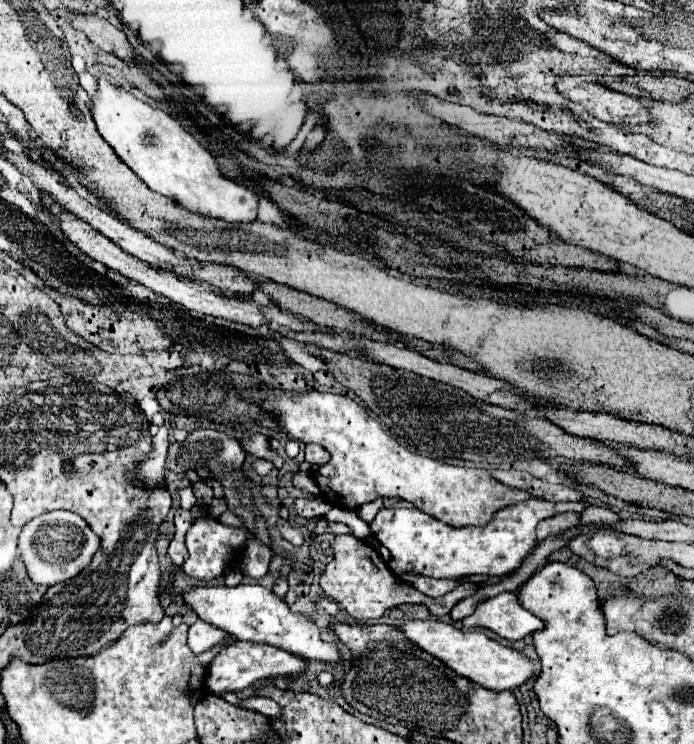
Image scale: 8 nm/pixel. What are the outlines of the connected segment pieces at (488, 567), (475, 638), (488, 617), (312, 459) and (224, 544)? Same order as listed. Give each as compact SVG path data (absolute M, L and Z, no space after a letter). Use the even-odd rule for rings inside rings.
M534 498L496 512L494 520L486 526L470 528L452 528L418 508L382 508L368 526L376 540L390 550L392 560L388 566L396 576L414 574L430 578L460 578L486 574L502 578L520 568L524 556L536 546L536 524L540 520L560 513L581 513L588 506L588 502L582 501L546 502Z
M408 620L396 626L410 642L416 642L420 650L440 658L458 676L464 676L488 690L514 690L530 676L538 674L538 668L522 652L490 640L482 632L462 632L440 620Z
M502 592L494 598L484 600L482 604L478 604L474 614L462 620L462 624L466 628L488 628L510 642L522 640L524 636L544 628L544 622L538 616L534 616L518 604L514 592Z
M308 444L306 446L306 462L312 464L312 466L322 466L330 460L330 454L322 448L322 446L316 446L316 444Z
M209 516L198 518L185 536L189 557L182 565L184 573L198 580L212 580L222 576L226 564L230 564L232 558L236 558L238 548L246 544L246 538L248 538L248 532L244 528L230 528Z

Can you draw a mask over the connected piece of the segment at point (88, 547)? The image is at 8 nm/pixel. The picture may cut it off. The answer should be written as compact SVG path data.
M52 510L30 520L22 528L22 534L18 538L18 548L26 564L28 576L34 580L34 584L54 586L74 578L80 570L84 570L90 564L92 556L100 548L100 538L90 530L86 520L80 518L78 514L68 510Z

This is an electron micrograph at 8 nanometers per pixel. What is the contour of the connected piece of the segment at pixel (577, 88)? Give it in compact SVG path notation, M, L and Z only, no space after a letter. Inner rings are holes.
M558 76L558 92L582 104L592 116L612 124L650 124L652 116L638 98L618 94L600 84L588 84L580 76Z

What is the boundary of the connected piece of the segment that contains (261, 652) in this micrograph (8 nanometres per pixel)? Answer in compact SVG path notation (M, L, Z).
M240 642L232 644L232 648L222 648L220 656L212 660L212 668L208 668L208 680L206 686L214 694L222 692L238 692L250 686L256 680L262 678L274 678L274 676L294 676L306 672L306 662L298 656L292 656L280 648L272 648L268 644L252 644L252 642Z

